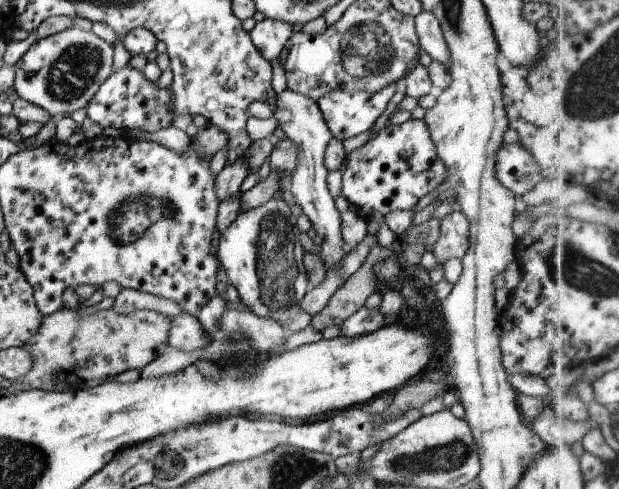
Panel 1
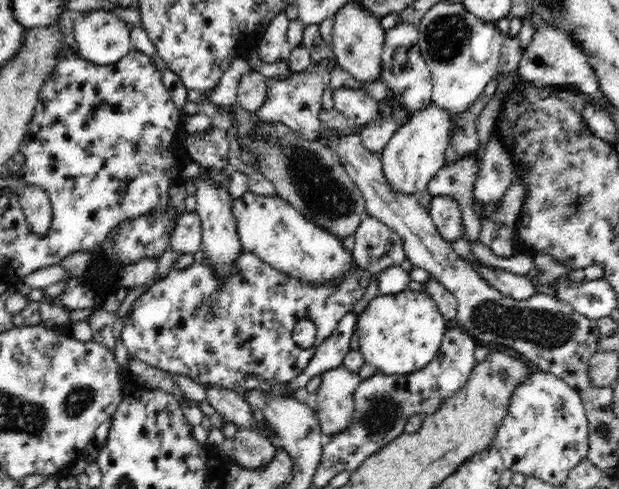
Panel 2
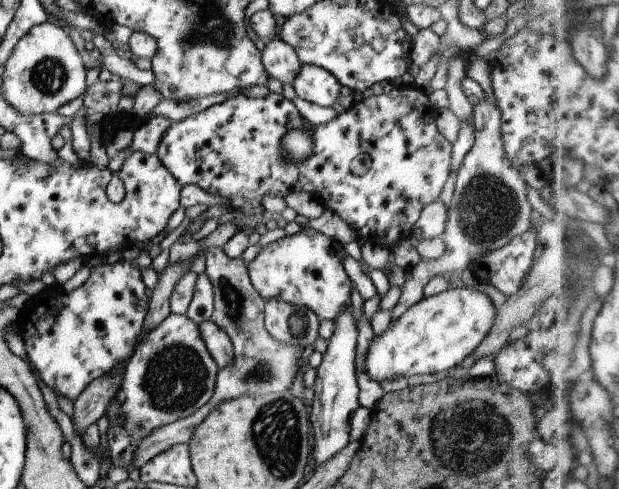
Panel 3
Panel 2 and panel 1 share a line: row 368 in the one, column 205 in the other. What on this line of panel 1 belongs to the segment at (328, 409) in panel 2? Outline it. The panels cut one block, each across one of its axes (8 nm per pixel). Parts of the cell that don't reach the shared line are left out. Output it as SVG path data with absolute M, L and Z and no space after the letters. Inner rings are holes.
M182 312L171 319L169 345L179 351L191 353L206 348L214 339L202 328L197 315Z

